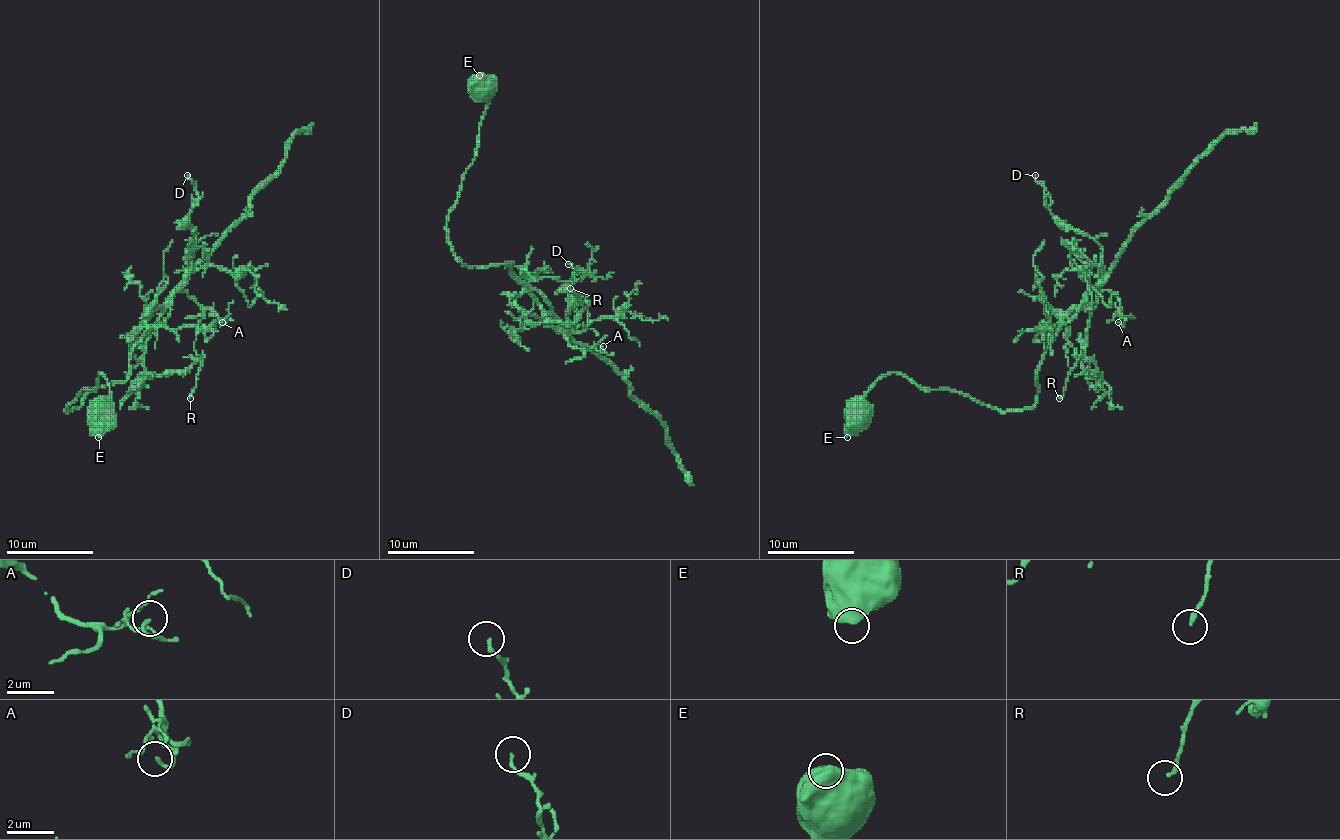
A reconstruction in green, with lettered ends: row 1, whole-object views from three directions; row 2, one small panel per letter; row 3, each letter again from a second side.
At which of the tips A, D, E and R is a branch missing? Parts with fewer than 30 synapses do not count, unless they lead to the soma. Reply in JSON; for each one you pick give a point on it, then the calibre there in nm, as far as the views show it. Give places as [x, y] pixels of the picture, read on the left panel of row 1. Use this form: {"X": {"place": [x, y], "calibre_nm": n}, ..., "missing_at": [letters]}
{"missing_at": []}

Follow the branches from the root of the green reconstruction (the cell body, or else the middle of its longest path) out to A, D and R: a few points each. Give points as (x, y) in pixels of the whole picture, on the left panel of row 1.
A: (140, 342), (168, 316), (170, 296), (179, 288), (226, 320), (222, 322)
D: (140, 342), (168, 316), (170, 296), (185, 281), (194, 251), (196, 231), (190, 214), (198, 192), (187, 175)
R: (140, 342), (148, 329), (142, 322), (129, 346), (148, 374), (185, 372), (203, 359), (190, 398)

